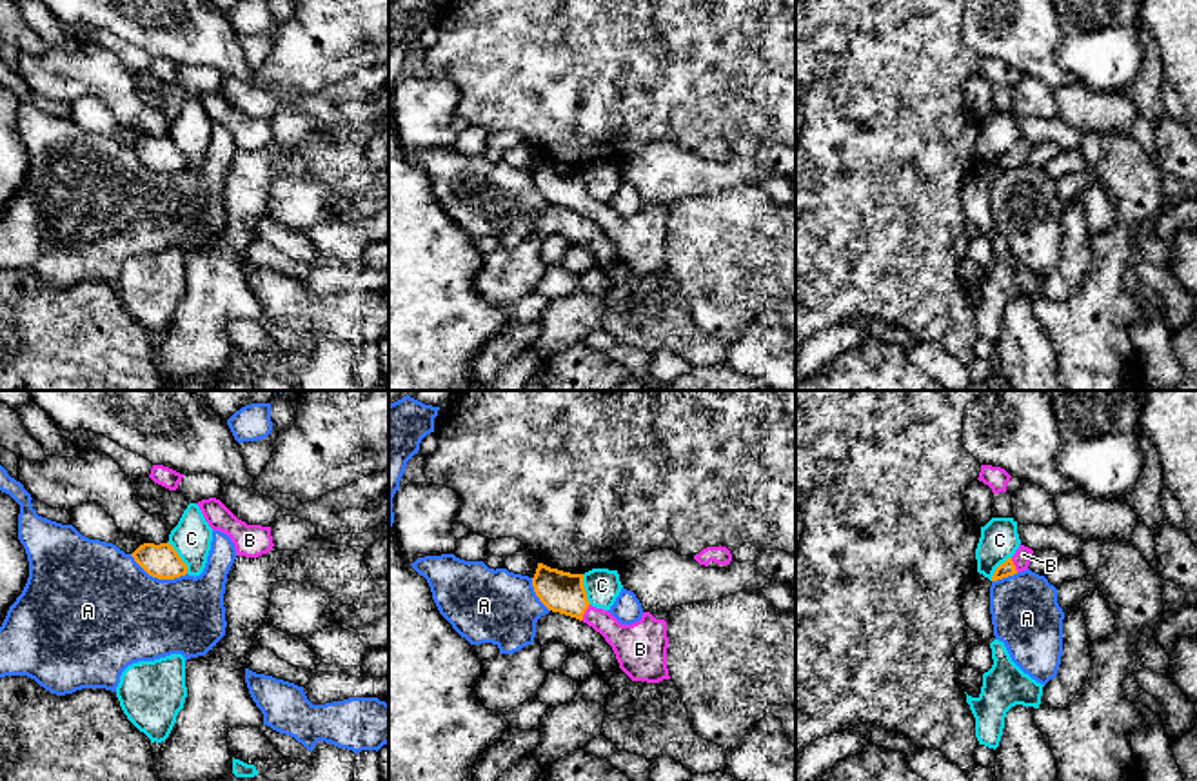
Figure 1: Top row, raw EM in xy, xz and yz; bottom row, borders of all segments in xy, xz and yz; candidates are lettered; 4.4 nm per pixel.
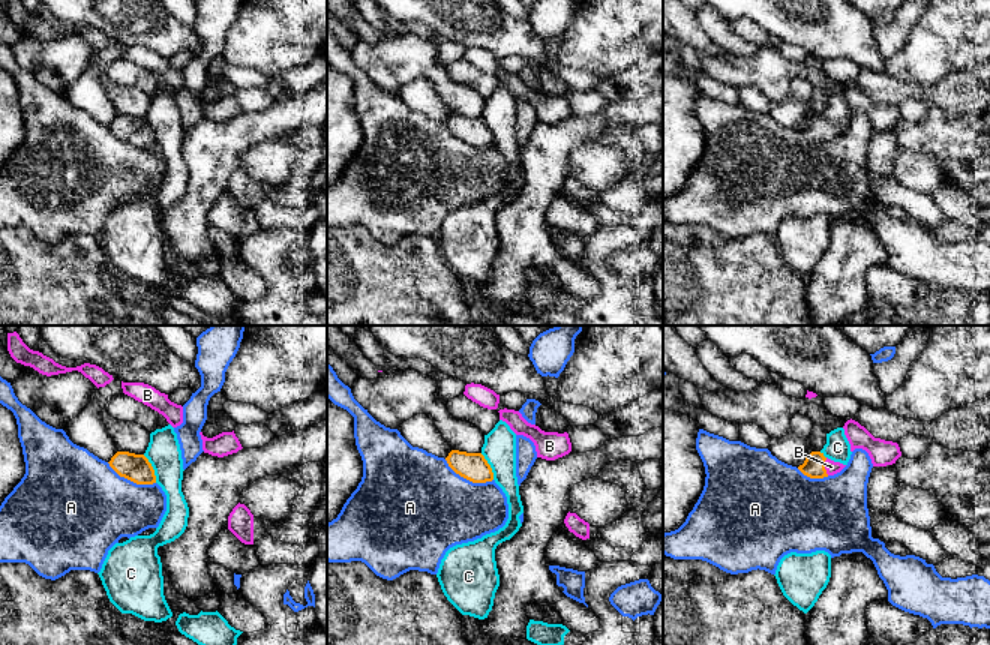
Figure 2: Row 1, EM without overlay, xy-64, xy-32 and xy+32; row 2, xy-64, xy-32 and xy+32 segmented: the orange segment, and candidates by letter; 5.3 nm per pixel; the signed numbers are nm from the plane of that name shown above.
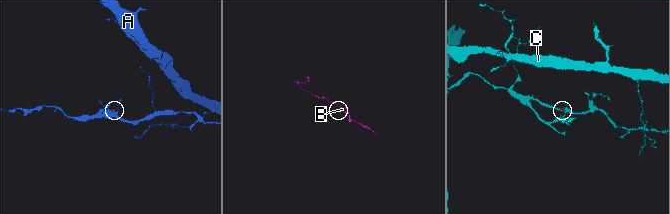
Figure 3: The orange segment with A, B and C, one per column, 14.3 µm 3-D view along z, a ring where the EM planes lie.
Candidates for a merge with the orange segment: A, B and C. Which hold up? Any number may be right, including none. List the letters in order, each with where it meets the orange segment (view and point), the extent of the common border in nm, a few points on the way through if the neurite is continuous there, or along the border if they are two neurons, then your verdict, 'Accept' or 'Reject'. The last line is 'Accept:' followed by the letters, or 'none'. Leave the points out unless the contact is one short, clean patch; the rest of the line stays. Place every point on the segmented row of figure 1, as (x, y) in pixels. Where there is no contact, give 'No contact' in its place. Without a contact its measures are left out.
A: Touches orange at xy (158, 578). Shared border 280 nm. Boundary: xy (129, 554), (153, 576), (178, 578), (186, 574). Reject
B: Touches orange at xz (583, 612). Shared border 90 nm. Path across: xz (563, 593), (583, 612), (598, 618), (631, 643). Accept
C: Touches orange at xy (180, 558). Shared border 170 nm. Boundary: xy (168, 542), (187, 573). Reject
Accept: B

